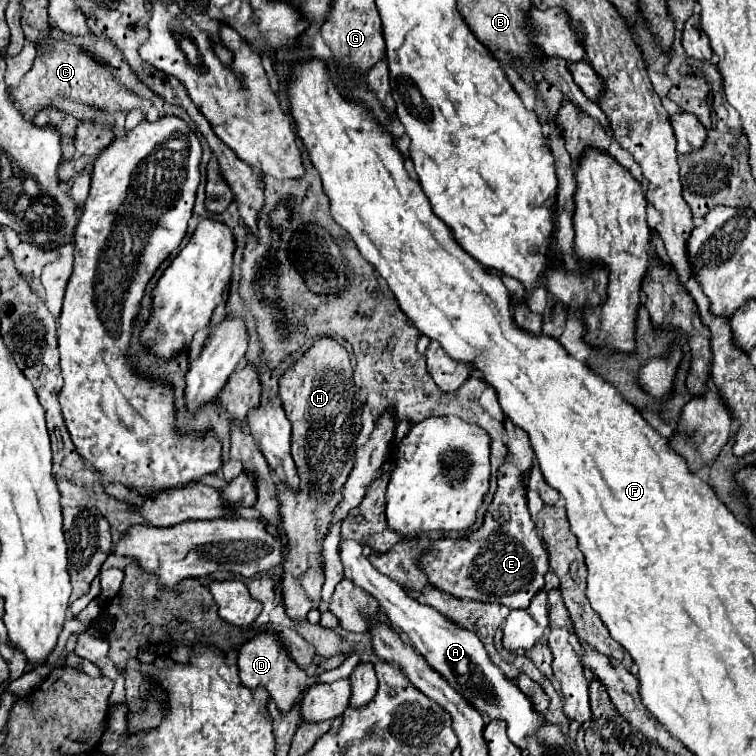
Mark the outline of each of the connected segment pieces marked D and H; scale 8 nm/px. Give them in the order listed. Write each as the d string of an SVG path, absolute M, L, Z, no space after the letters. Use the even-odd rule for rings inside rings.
M264 632L264 634L258 634L256 638L250 638L248 644L244 644L240 648L240 654L238 654L238 672L240 672L242 686L246 686L246 688L264 686L268 690L268 694L270 694L270 700L276 702L278 710L280 712L288 712L288 710L292 710L294 702L300 700L304 690L308 690L314 684L331 683L335 680L348 678L359 662L359 655L352 654L337 668L327 671L320 676L309 676L306 674L306 670L298 668L288 658L288 652L284 650L284 646L280 646L280 640L272 632Z
M334 338L318 340L306 354L300 358L286 374L280 378L280 400L286 410L288 420L292 422L292 458L296 462L300 474L300 494L292 494L288 486L278 482L278 498L280 498L280 514L282 514L282 528L288 538L288 554L282 564L282 594L286 614L294 622L306 622L308 612L320 606L320 590L324 584L322 574L322 540L332 520L332 510L340 502L340 490L352 470L352 456L356 450L356 440L362 428L360 418L360 394L352 380L352 366L350 356L344 346L340 346Z

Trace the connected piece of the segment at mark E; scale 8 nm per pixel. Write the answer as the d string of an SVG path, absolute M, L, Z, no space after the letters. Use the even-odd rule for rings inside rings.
M510 418L504 422L506 428L506 446L510 450L506 464L498 472L498 490L494 502L486 512L484 526L474 532L470 538L462 540L438 540L430 552L420 560L422 570L428 574L428 580L436 584L446 594L456 598L470 598L480 602L498 602L508 608L526 610L532 598L546 588L548 552L538 538L536 524L526 506L524 476L532 466L532 448L528 434L518 428Z

